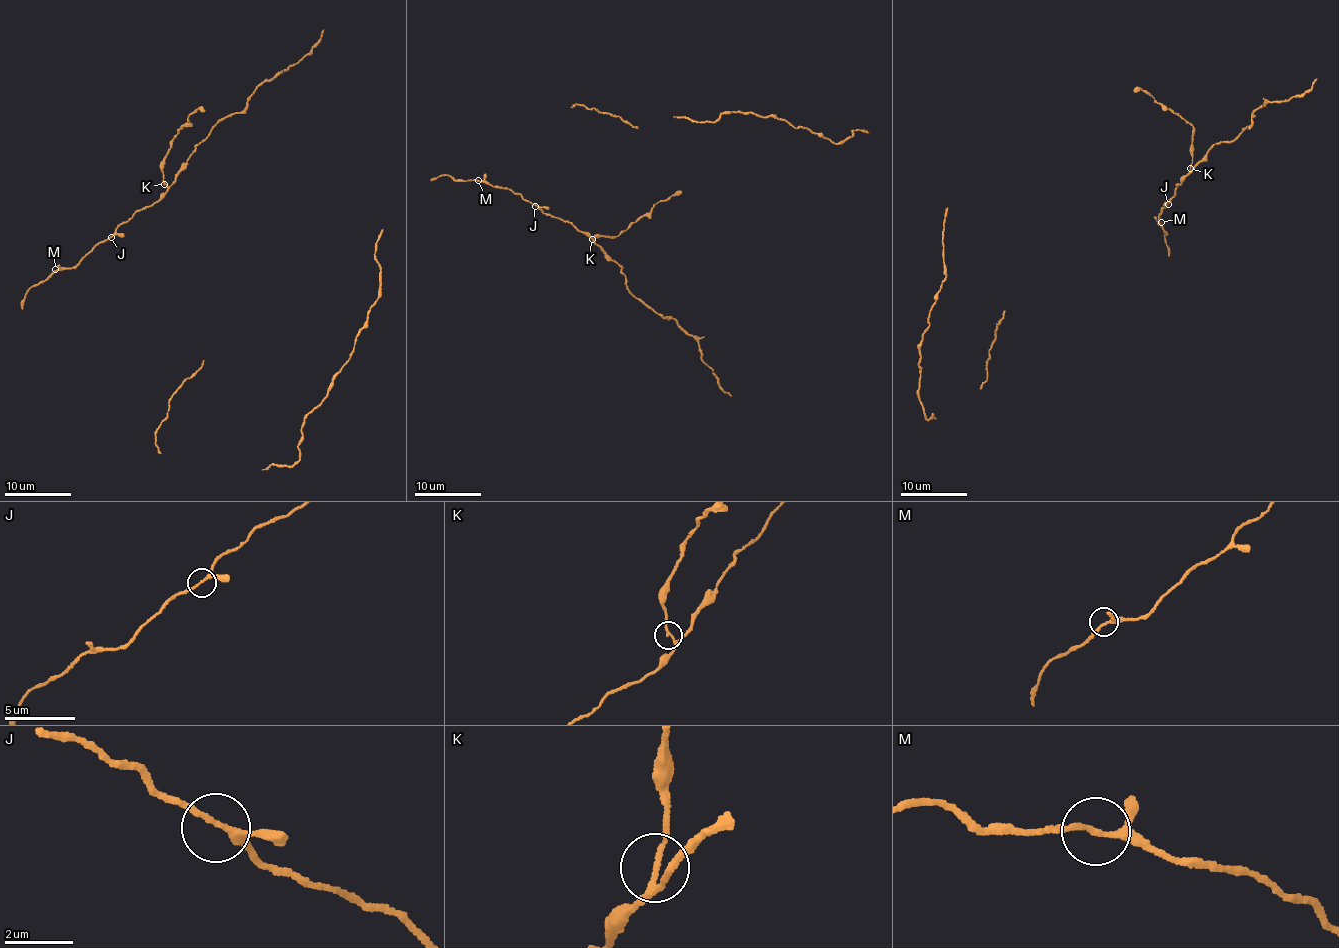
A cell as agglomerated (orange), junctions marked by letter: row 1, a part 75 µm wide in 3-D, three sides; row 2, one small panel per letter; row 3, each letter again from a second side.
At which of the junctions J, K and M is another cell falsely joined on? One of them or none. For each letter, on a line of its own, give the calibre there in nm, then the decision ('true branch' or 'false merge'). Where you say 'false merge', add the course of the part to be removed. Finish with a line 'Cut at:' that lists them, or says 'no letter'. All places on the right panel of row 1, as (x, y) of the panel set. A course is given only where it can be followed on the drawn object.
J: 160 nm thick; true branch
K: 130 nm thick; true branch
M: 140 nm thick; true branch
Cut at: no letter

